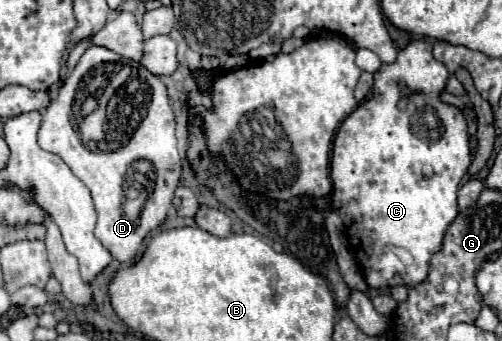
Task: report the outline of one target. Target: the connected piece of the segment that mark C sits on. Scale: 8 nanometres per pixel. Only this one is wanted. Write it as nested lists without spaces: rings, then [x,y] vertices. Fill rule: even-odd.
[[[416,39],[416,41],[410,41],[404,49],[398,51],[398,57],[394,63],[382,63],[382,67],[374,73],[374,91],[372,91],[372,97],[364,103],[360,103],[354,113],[350,113],[338,133],[336,133],[336,139],[334,139],[334,147],[332,147],[332,161],[330,161],[330,177],[332,177],[332,185],[334,185],[334,193],[332,193],[332,205],[334,205],[334,211],[340,215],[340,219],[344,221],[348,233],[352,237],[356,237],[360,241],[360,259],[366,267],[362,267],[366,273],[366,283],[370,287],[394,287],[394,285],[408,285],[408,287],[414,287],[418,283],[422,283],[428,275],[428,261],[430,257],[442,247],[442,237],[448,229],[448,225],[456,219],[458,215],[458,205],[456,205],[456,193],[458,193],[458,187],[460,187],[460,181],[470,165],[470,145],[468,145],[468,133],[466,133],[466,119],[462,115],[462,111],[454,105],[448,105],[440,99],[444,87],[446,87],[446,81],[448,81],[450,73],[448,69],[436,61],[432,57],[432,43],[430,41],[422,41],[422,39]],[[402,87],[408,87],[410,89],[410,95],[404,95],[402,93]],[[406,97],[406,107],[398,107],[400,99]]]

